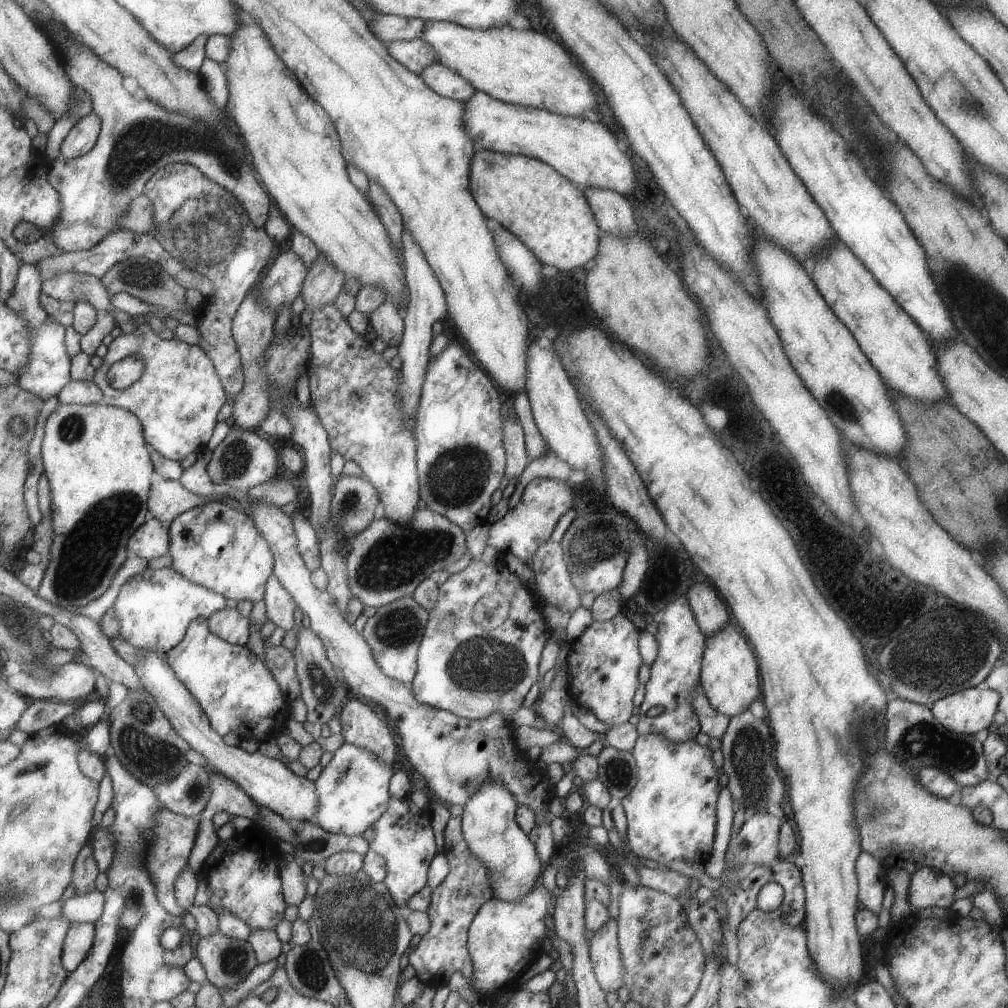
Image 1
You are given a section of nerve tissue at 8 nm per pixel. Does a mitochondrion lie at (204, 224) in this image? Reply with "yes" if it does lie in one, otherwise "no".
yes

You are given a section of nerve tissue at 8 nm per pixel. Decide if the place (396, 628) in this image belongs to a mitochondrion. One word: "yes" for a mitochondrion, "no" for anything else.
yes

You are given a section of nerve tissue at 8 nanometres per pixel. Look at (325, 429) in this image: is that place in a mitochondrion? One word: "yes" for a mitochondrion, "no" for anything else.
no

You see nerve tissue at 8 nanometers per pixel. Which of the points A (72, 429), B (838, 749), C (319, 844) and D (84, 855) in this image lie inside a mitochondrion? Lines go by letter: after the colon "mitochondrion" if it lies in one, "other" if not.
A: mitochondrion
B: other
C: mitochondrion
D: other

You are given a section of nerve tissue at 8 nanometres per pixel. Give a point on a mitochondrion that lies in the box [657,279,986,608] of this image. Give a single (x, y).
(844, 409)

